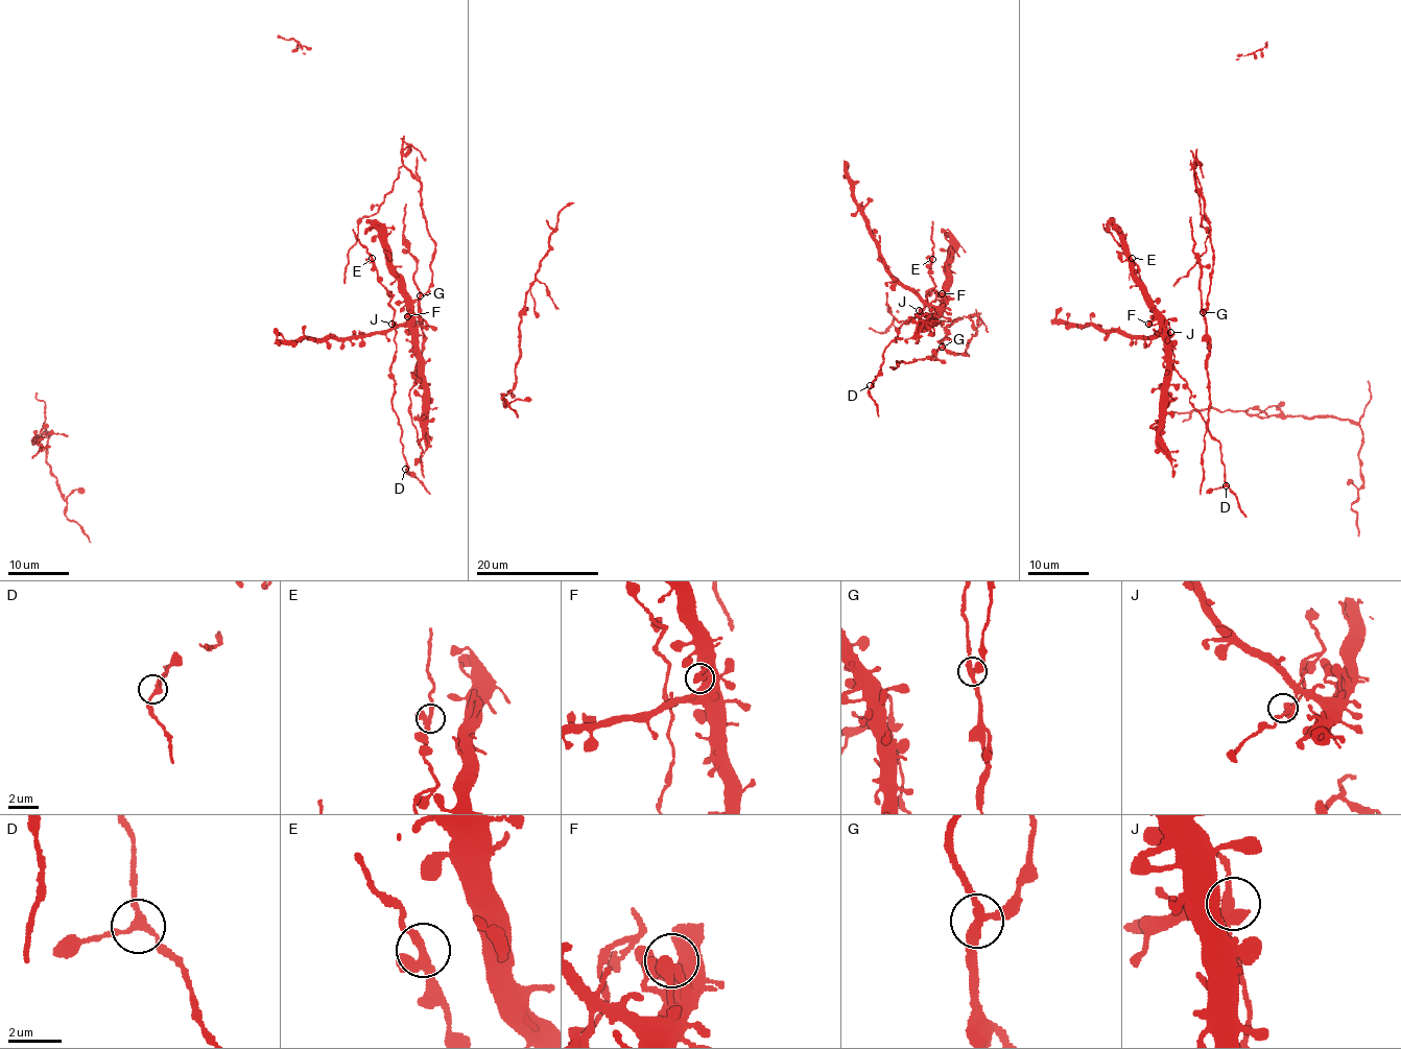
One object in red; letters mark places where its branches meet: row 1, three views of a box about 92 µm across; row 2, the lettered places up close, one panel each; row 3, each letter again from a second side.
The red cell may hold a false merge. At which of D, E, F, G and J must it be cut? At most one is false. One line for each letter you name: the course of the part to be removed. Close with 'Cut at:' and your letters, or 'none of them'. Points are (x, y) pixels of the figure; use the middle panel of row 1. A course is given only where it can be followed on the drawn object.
G: foreign part runs (942, 348), (969, 355), (967, 344), (976, 331), (968, 318), (899, 322), (886, 293)
Cut at: G

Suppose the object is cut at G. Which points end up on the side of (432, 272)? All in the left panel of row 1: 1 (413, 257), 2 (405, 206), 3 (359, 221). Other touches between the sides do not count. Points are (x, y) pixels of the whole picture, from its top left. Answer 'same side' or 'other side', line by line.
1: other side
2: other side
3: same side

